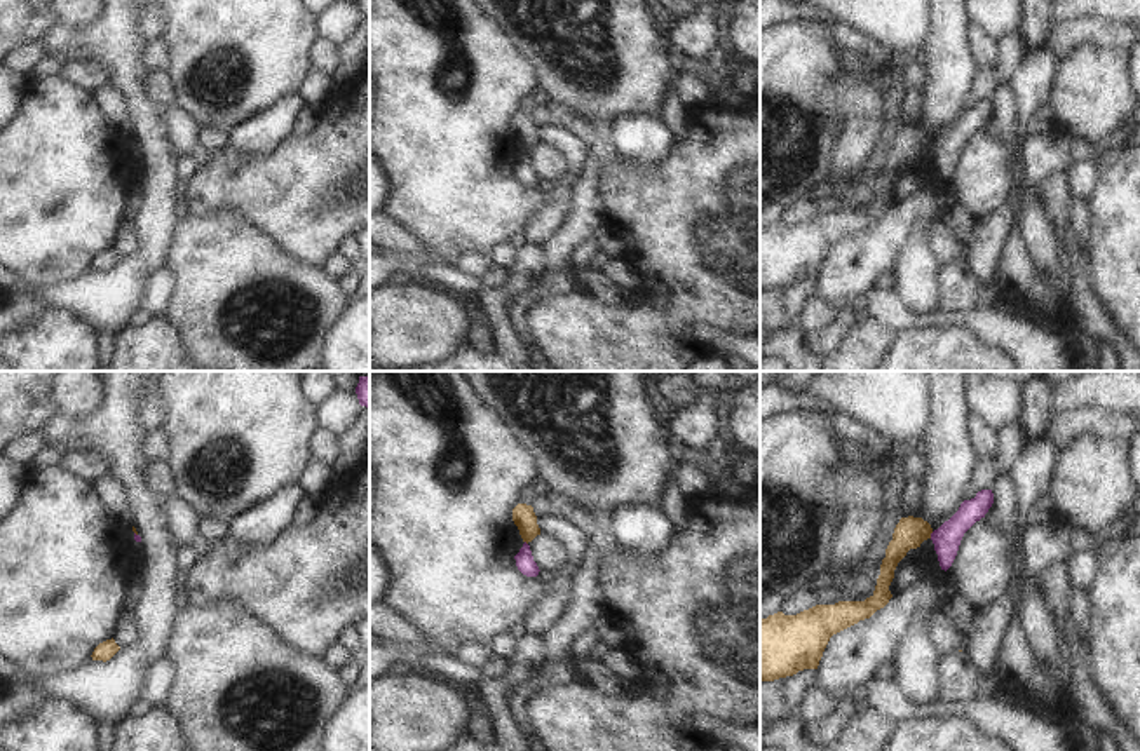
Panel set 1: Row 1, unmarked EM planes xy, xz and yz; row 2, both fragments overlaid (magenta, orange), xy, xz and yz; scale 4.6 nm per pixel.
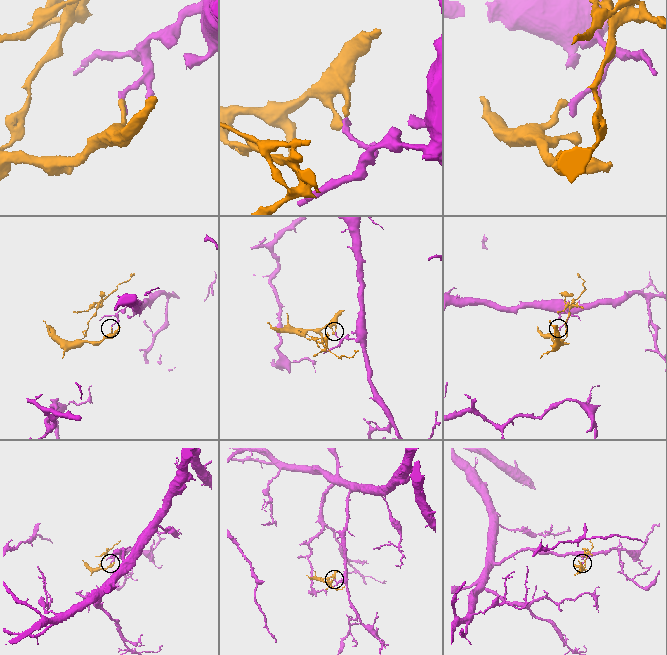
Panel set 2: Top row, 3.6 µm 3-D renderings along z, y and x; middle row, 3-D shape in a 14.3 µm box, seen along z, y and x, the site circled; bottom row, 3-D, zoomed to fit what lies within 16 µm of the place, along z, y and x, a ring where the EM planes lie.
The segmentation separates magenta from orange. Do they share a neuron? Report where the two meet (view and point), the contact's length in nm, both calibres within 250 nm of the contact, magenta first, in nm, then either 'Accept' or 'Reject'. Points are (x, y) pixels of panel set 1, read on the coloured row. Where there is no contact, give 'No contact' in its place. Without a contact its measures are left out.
Touches magenta at yz (931, 535). Shared border 40 nm. Thickness 130 nm (magenta) against 150 nm. Reject.

